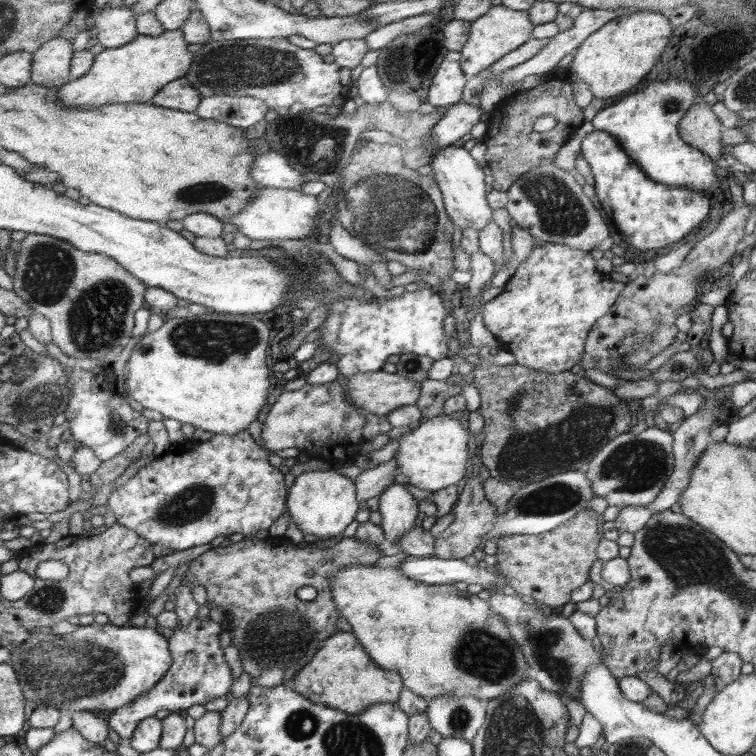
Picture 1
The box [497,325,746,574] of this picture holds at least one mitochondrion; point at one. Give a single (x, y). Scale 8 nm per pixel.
(636, 466)

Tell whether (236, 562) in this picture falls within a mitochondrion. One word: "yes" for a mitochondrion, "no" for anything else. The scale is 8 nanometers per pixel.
no

